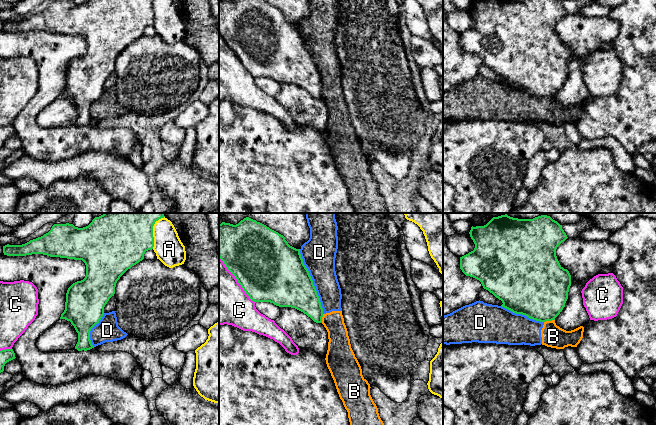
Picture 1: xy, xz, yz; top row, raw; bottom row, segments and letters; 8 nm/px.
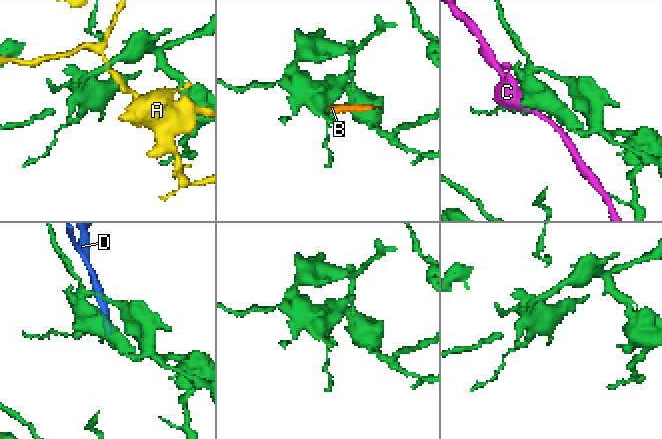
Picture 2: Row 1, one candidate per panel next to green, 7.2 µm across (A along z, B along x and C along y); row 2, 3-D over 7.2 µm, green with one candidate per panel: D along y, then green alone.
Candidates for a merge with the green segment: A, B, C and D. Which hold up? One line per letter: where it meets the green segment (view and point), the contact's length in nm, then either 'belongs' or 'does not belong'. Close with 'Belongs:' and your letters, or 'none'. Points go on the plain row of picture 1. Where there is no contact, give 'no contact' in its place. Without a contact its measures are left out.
A: meets green in xy at (152, 12); contact 200 nm long; does not belong
B: meets green in yz at (549, 96); contact 90 nm long; does not belong
C: meets green in xz at (237, 56); contact 480 nm long; does not belong
D: meets green in xz at (312, 57); contact 550 nm long; does not belong
Belongs: none

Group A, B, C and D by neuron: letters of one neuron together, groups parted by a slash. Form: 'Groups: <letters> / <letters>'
Groups: A / B D / C

